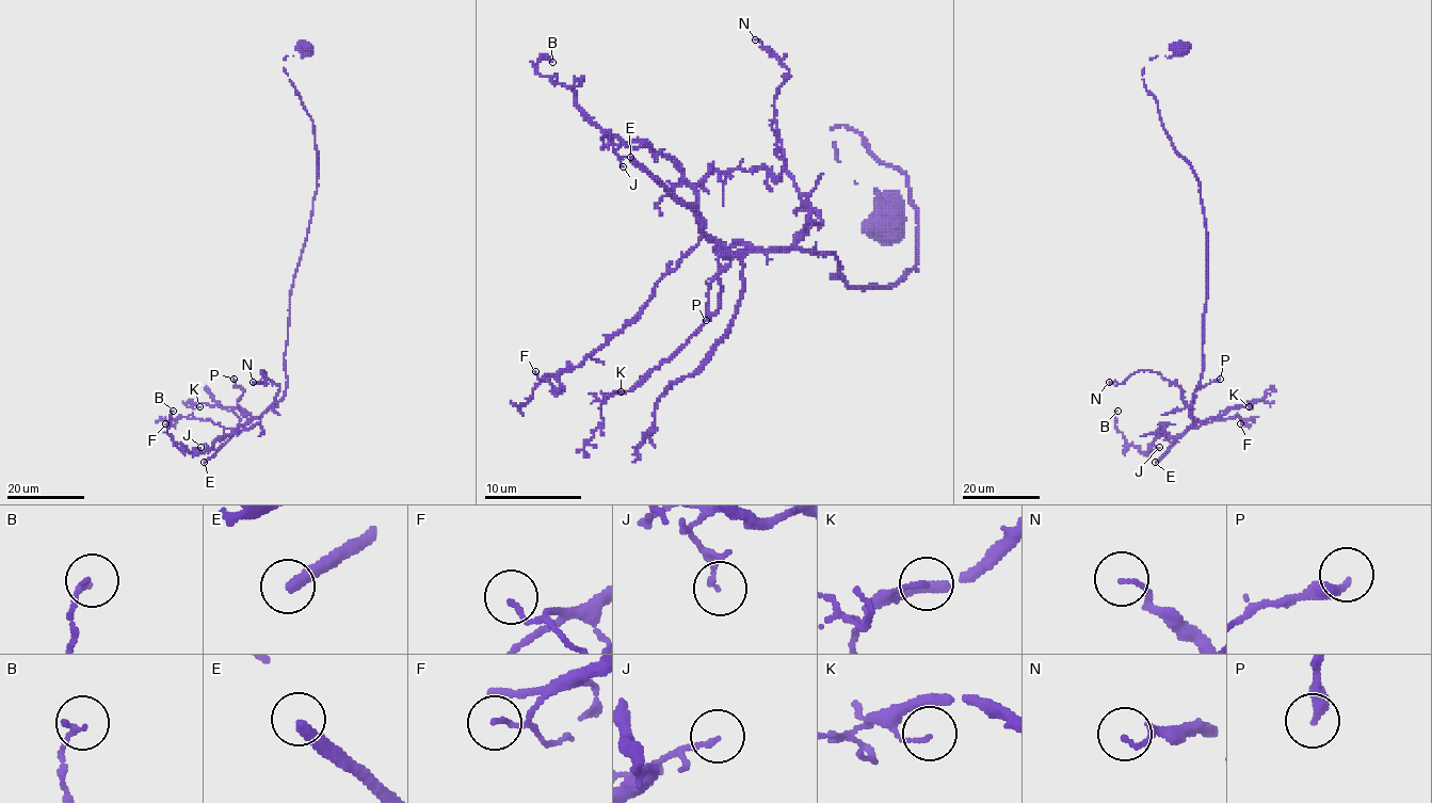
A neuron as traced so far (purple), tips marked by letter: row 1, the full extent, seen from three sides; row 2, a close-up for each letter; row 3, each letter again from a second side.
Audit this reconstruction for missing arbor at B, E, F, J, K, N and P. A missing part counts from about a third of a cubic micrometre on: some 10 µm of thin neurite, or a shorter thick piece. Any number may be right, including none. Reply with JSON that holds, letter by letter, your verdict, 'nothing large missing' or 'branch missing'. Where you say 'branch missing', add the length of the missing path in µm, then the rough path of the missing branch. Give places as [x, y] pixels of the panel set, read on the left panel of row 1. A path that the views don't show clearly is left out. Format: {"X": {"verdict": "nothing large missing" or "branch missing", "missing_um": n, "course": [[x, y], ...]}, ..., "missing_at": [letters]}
{"B": {"verdict": "nothing large missing"}, "E": {"verdict": "branch missing", "missing_um": 250}, "F": {"verdict": "nothing large missing"}, "J": {"verdict": "nothing large missing"}, "K": {"verdict": "nothing large missing"}, "N": {"verdict": "nothing large missing"}, "P": {"verdict": "nothing large missing"}, "missing_at": ["E"]}

